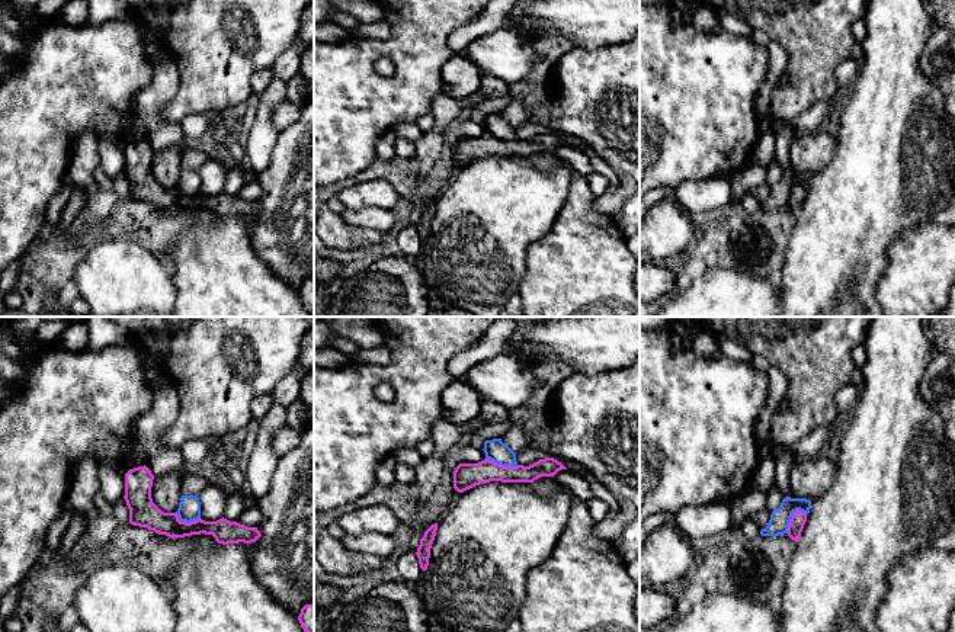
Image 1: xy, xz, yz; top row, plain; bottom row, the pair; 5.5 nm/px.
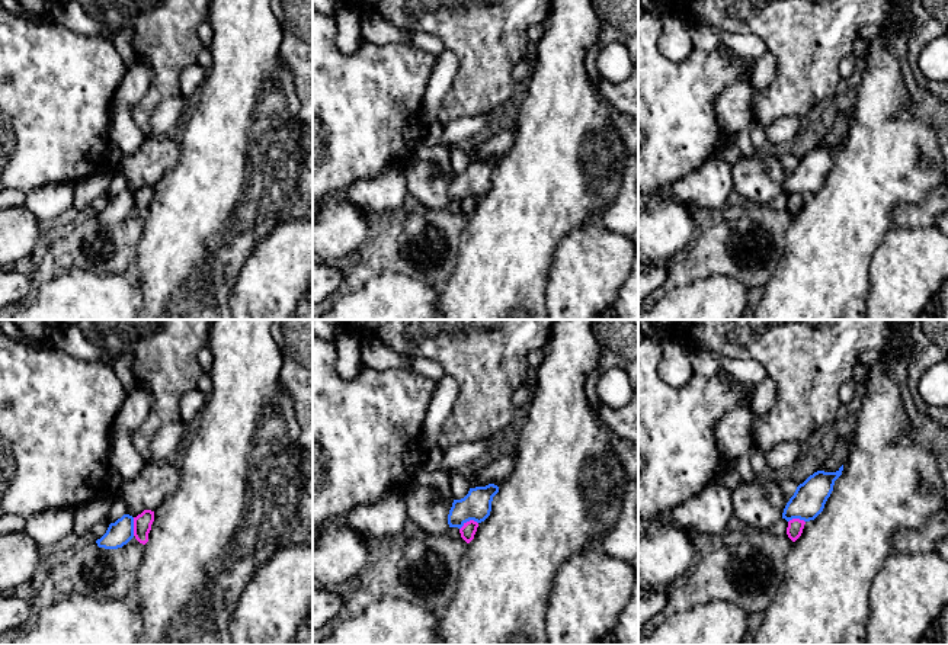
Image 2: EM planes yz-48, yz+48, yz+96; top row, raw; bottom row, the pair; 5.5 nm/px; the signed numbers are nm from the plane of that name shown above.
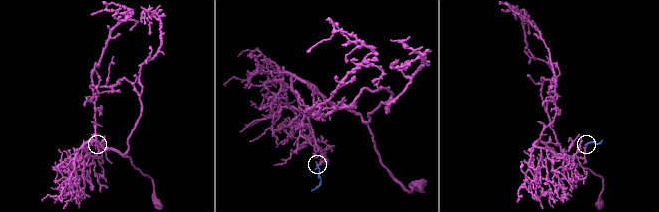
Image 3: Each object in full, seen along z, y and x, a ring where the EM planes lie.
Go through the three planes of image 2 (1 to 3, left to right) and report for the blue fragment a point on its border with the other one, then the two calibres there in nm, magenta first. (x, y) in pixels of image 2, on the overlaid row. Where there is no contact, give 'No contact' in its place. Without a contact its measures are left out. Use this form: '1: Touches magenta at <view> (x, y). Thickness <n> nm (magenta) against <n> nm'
1: Touches magenta at yz-48 (134, 526). Thickness 100 nm (magenta) against 140 nm
2: Touches magenta at yz+48 (470, 520). Thickness 80 nm (magenta) against 160 nm
3: Touches magenta at yz+96 (796, 519). Thickness 90 nm (magenta) against 180 nm

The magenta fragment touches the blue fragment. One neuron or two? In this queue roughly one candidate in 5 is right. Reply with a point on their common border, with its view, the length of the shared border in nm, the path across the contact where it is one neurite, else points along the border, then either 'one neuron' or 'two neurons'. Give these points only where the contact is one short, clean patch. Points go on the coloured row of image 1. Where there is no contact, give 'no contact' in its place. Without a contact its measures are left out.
yz (791, 517) | 160 nm | along yz (804, 512), (795, 510), (792, 513), (787, 532) | two neurons

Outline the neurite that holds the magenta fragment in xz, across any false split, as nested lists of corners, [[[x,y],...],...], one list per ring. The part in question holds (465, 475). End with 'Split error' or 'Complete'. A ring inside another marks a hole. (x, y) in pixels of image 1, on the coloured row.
[[[485,458],[478,463],[459,463],[454,471],[454,488],[464,493],[490,481],[533,482],[541,477],[554,477],[561,469],[567,468],[554,458],[539,459],[529,466],[501,466]]]. Complete

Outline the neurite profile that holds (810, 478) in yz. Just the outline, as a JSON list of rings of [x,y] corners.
[[[827,455],[794,462],[789,477],[789,493],[785,497],[813,501],[829,490],[834,475],[836,461]]]

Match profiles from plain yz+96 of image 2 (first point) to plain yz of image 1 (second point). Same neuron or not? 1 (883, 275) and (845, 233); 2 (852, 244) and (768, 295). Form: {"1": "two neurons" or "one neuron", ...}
{"1": "two neurons", "2": "two neurons"}

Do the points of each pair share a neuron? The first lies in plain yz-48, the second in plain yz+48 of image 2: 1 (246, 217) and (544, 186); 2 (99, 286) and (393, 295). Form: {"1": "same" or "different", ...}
{"1": "same", "2": "same"}

